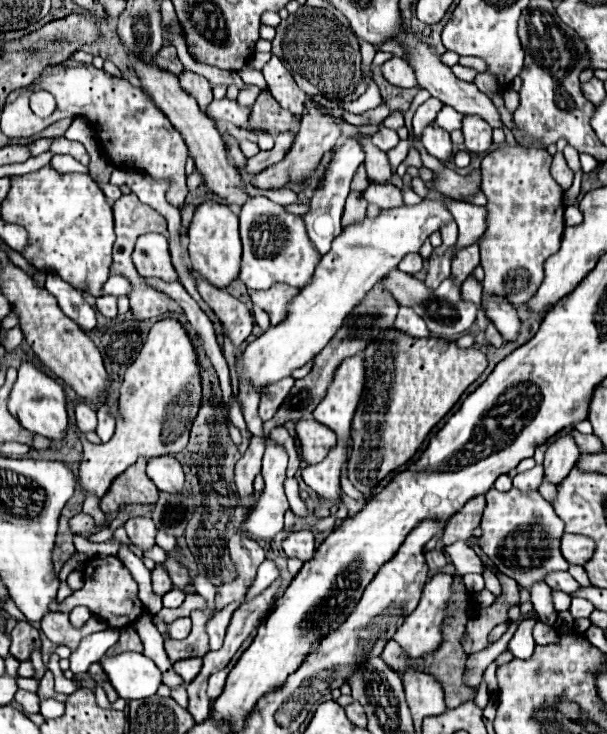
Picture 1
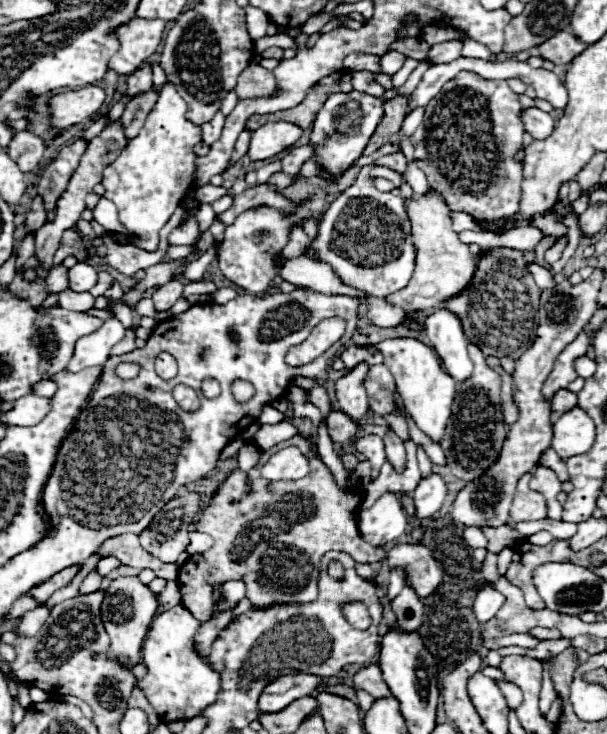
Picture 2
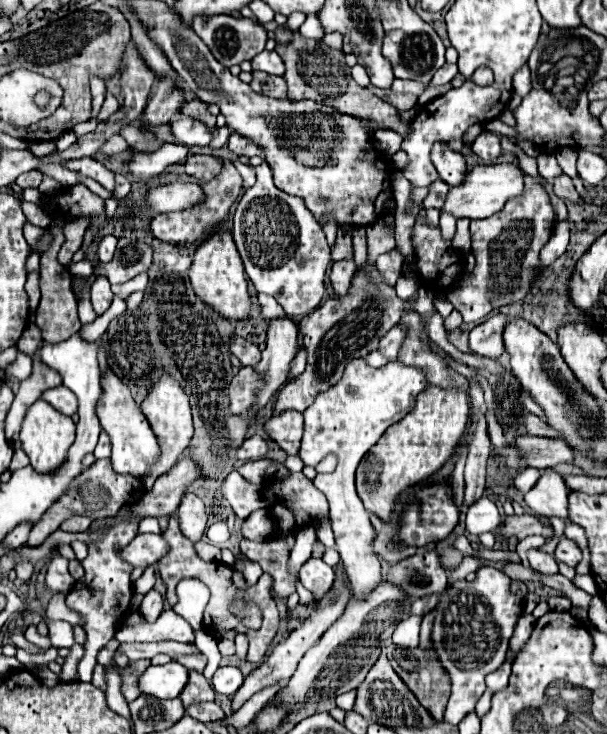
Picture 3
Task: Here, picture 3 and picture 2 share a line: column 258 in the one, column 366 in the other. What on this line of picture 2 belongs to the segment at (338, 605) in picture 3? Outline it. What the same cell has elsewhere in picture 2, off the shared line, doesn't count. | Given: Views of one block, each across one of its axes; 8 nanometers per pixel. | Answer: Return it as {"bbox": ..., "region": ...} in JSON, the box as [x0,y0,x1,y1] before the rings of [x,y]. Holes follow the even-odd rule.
{"bbox":[354,664,390,698],"region":[[[368,664],[368,666],[360,668],[354,674],[354,688],[366,690],[374,698],[382,698],[382,696],[388,696],[390,694],[386,682],[382,680],[382,670],[380,670],[378,664]]]}

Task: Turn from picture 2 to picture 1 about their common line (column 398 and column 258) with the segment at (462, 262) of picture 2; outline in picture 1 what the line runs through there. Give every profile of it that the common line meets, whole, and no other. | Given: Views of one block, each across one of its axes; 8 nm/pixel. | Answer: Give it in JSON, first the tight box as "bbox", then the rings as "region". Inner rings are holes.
{"bbox":[248,282,298,326],"region":[[[276,282],[276,286],[270,286],[268,290],[248,290],[248,294],[252,296],[252,302],[270,316],[270,324],[276,326],[286,318],[286,304],[292,300],[294,294],[298,294],[298,290]]]}

